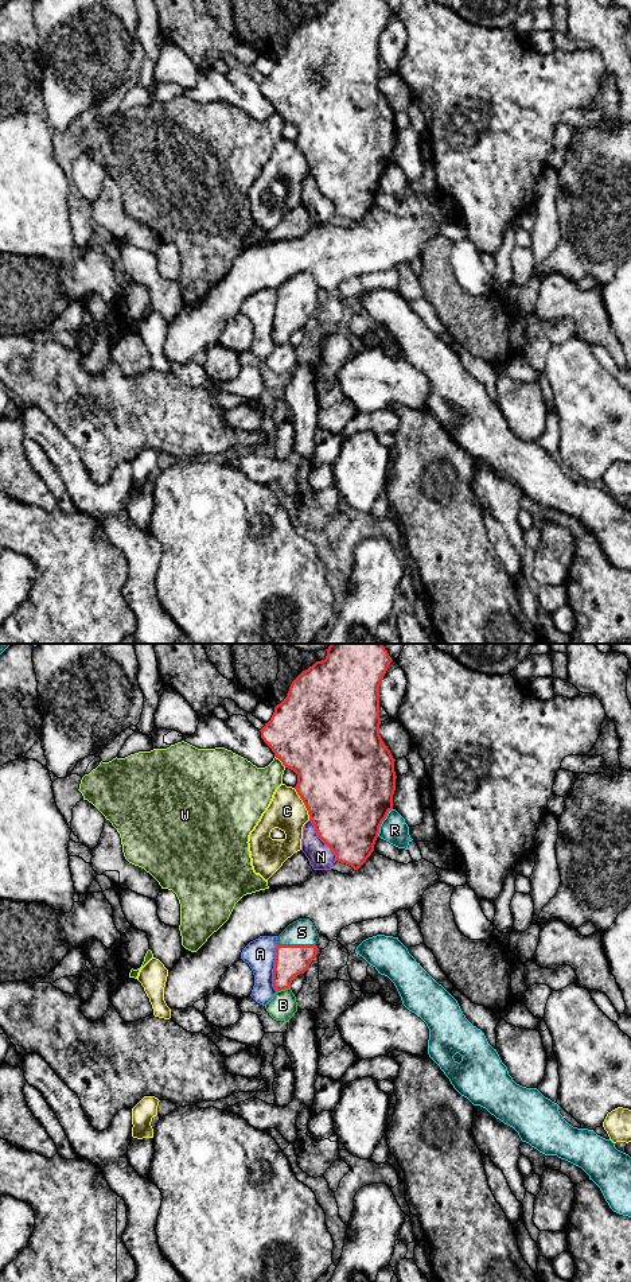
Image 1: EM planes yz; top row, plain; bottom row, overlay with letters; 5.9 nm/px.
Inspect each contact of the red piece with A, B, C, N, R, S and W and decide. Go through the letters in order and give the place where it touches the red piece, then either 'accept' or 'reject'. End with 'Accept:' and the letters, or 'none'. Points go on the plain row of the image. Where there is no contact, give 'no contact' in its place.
A: contact yz (275, 321); reject
B: contact yz (283, 342); reject
C: contact yz (304, 158); reject
N: contact yz (320, 191); reject
R: contact yz (382, 174); reject
S: contact yz (296, 299); accept
W: contact yz (280, 113); reject
Accept: S

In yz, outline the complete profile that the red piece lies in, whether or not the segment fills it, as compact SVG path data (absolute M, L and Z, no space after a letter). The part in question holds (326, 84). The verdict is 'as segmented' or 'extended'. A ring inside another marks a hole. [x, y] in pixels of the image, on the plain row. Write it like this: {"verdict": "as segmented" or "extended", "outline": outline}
{"verdict": "as segmented", "outline": "M328 0L326 4L324 13L292 35L287 51L260 85L274 110L297 128L295 143L315 186L335 206L338 215L358 224L374 205L379 180L393 163L396 113L379 89L379 39L393 13L385 0Z"}

